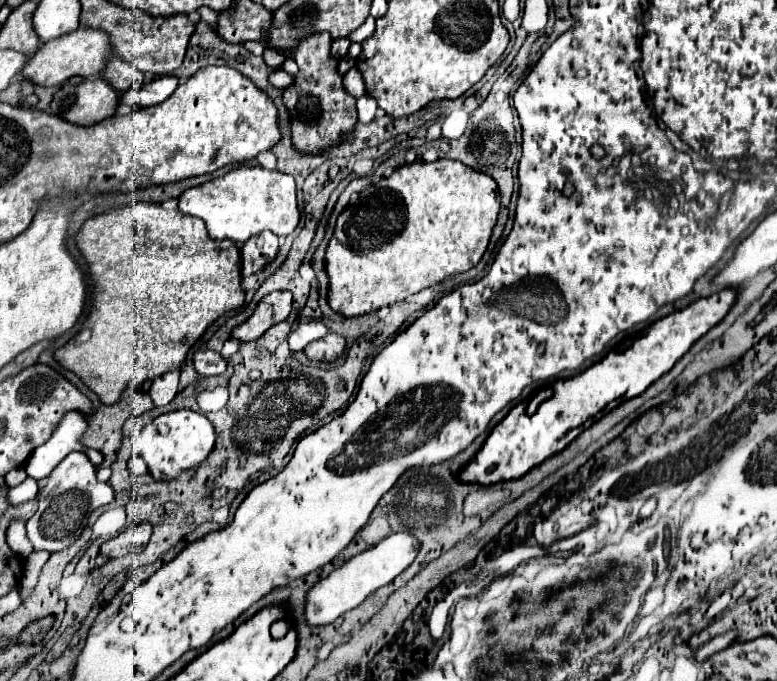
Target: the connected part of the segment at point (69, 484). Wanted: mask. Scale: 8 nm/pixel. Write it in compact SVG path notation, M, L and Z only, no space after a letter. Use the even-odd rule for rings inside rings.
M70 452L46 478L46 484L40 488L36 496L38 510L26 522L26 534L32 544L32 552L44 550L48 554L54 554L70 548L82 534L82 528L86 528L90 512L110 504L114 496L114 488L96 478L96 468L84 456L84 452Z

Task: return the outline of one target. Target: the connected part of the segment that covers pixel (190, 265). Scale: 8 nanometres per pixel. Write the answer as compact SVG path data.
M154 202L116 208L86 220L76 234L76 244L90 266L96 298L82 332L64 348L58 348L54 358L64 368L78 374L104 404L118 402L132 380L142 386L146 380L180 370L188 350L204 332L220 316L244 304L238 246L230 240L212 240L202 220L186 216L180 210L164 210Z

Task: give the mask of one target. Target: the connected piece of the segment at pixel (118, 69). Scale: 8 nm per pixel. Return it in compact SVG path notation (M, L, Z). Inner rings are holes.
M112 58L108 60L108 82L114 84L114 88L140 88L144 84L144 76L134 64L122 60L122 58Z

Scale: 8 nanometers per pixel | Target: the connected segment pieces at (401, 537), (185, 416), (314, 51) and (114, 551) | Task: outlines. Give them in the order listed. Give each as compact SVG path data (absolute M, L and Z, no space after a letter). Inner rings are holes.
M400 532L400 534L390 534L374 548L354 556L350 562L330 572L328 578L318 582L308 592L308 606L306 606L308 624L312 626L330 624L344 612L360 606L372 592L390 584L398 574L402 574L412 564L416 554L418 554L418 540L414 540L414 536L410 536L408 532Z
M176 410L162 414L150 424L146 424L146 428L138 436L134 436L132 444L134 450L138 450L144 462L148 464L148 470L154 480L174 480L182 472L200 466L210 456L216 444L216 432L214 424L204 414L194 410Z
M318 32L302 40L298 50L292 54L292 58L300 66L300 72L296 74L294 86L288 86L284 90L284 102L292 112L292 142L300 152L316 154L336 144L340 136L350 130L358 120L356 98L352 98L342 86L342 78L336 72L338 60L330 58L330 44L330 34Z
M148 522L144 524L138 524L134 528L128 528L124 530L122 534L118 534L116 538L108 540L102 544L100 548L100 554L104 554L106 558L118 558L118 556L126 556L130 552L136 552L138 548L142 548L140 544L146 546L148 538L152 534L152 526Z

